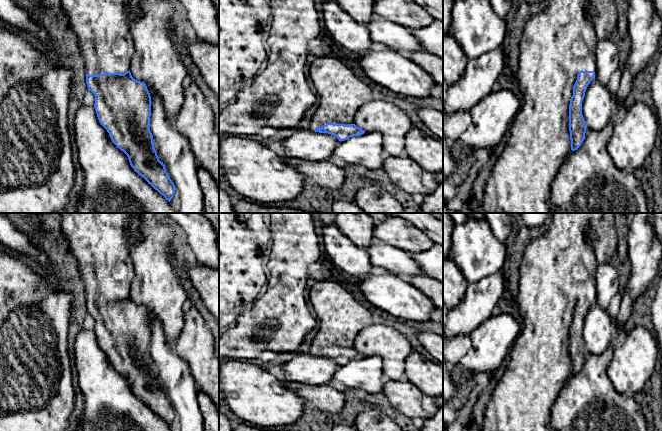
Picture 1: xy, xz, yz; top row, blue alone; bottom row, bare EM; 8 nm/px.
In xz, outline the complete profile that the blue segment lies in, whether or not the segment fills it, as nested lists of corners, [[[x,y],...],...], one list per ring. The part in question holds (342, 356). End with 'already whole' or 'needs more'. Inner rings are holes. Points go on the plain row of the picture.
[[[321,277],[311,288],[309,299],[319,320],[319,329],[311,342],[312,347],[308,354],[334,359],[340,366],[364,358],[365,355],[354,348],[354,341],[361,330],[373,324],[371,312],[341,284]]] | needs more

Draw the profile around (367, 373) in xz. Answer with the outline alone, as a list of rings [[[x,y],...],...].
[[[365,356],[341,365],[331,382],[344,384],[348,390],[362,389],[369,394],[383,393],[383,361],[379,356]]]

